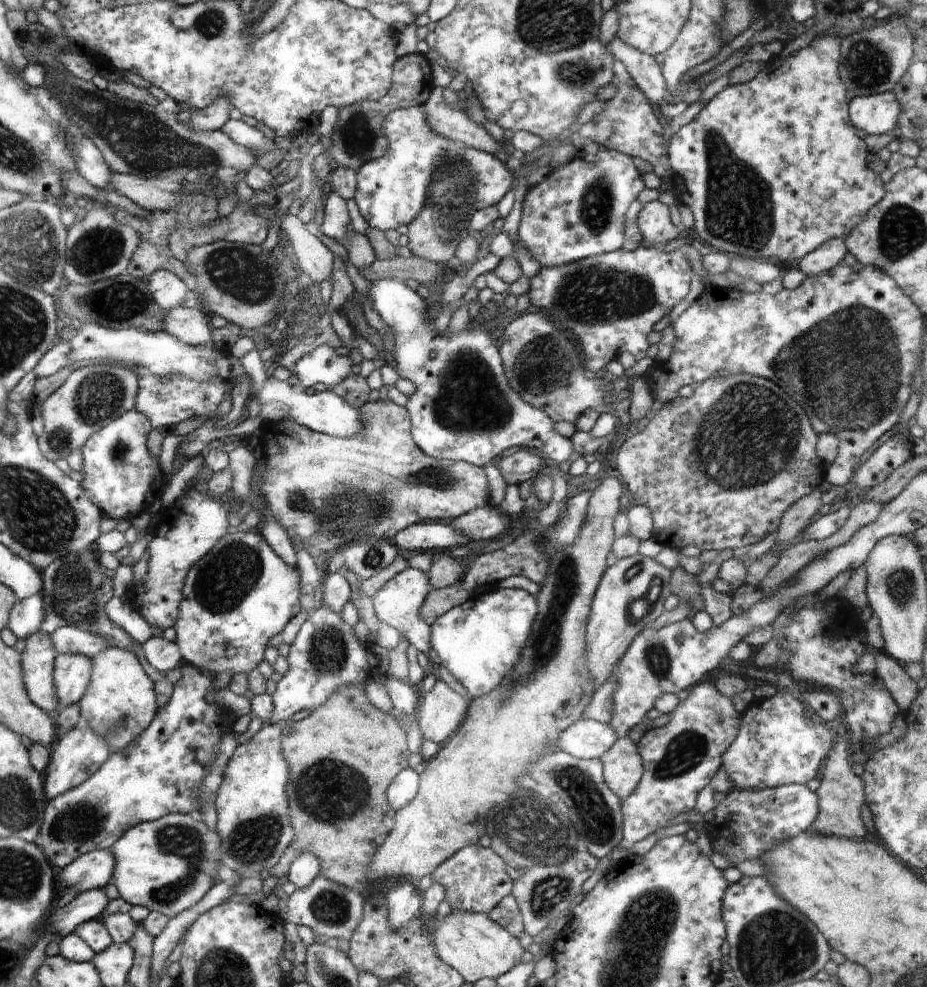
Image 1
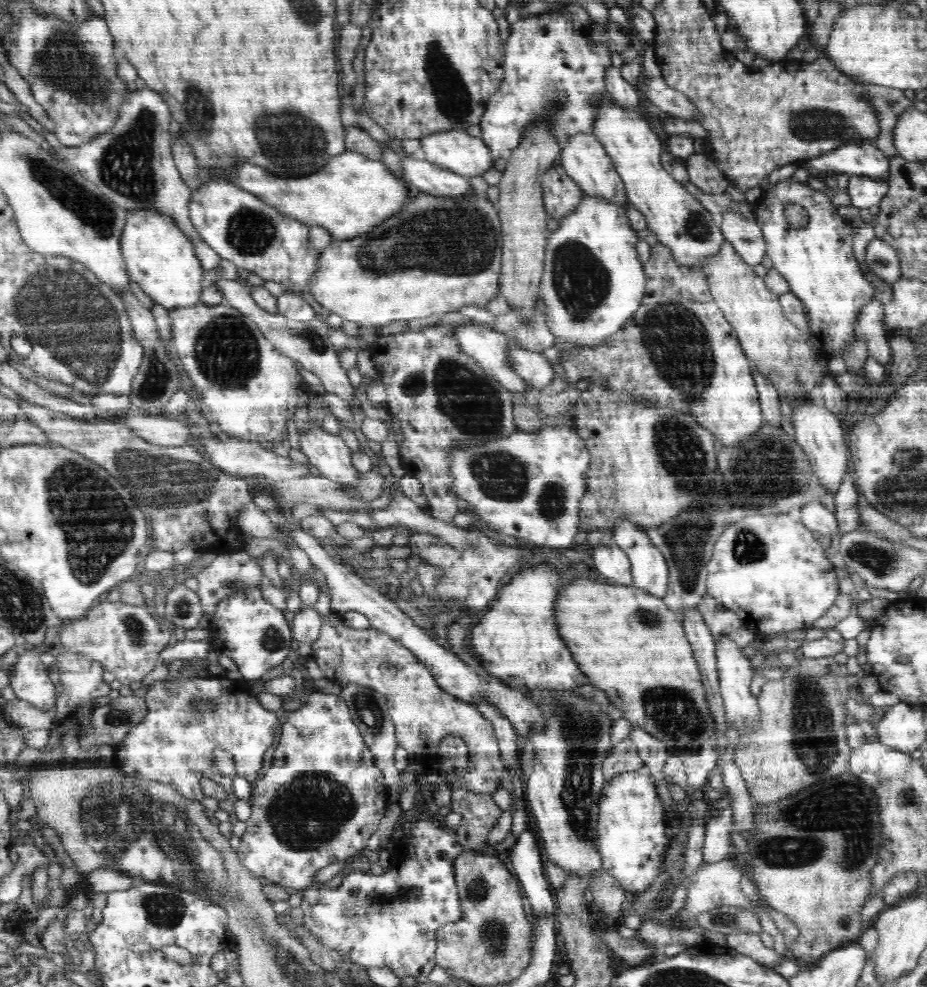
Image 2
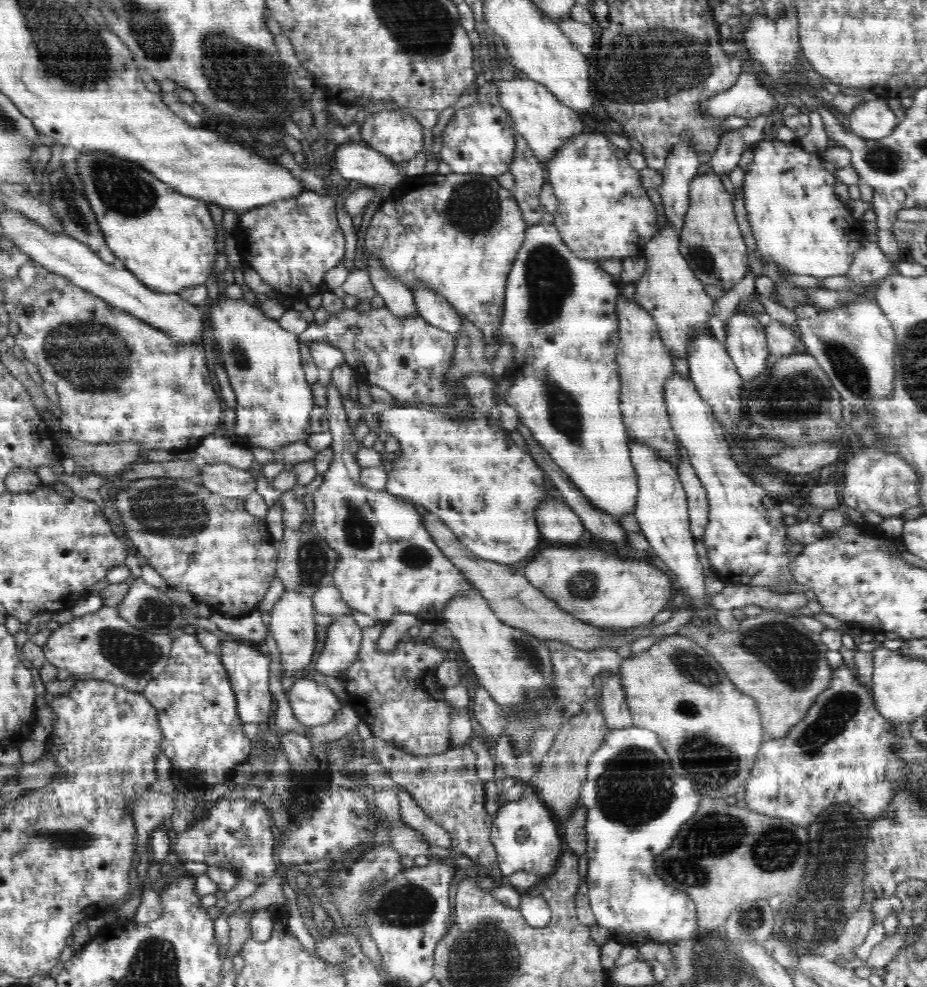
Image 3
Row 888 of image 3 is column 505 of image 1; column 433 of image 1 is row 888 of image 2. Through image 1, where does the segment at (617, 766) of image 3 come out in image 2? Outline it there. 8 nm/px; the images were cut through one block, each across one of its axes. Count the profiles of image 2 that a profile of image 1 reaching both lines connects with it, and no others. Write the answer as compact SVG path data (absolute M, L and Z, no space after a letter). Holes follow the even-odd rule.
M645 769L616 774L605 782L600 796L597 801L596 845L602 855L604 871L616 877L624 890L639 896L654 884L654 879L660 874L659 867L669 841L665 811L653 778Z

